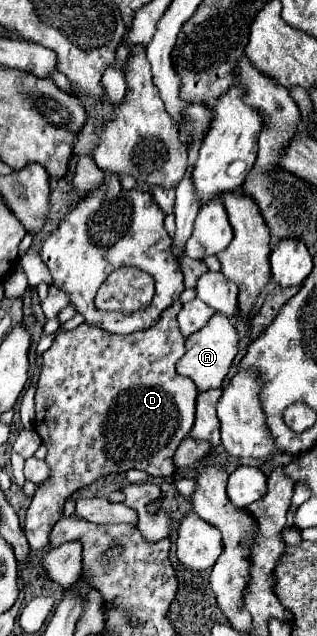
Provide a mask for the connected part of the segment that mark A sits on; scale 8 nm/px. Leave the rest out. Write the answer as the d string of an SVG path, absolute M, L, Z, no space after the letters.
M215 313L203 329L199 329L197 333L193 333L187 339L185 347L187 347L187 353L177 363L177 373L183 377L189 377L197 385L199 391L217 389L217 387L221 387L221 383L239 351L239 335L237 335L237 329L231 325L231 321L225 315Z

